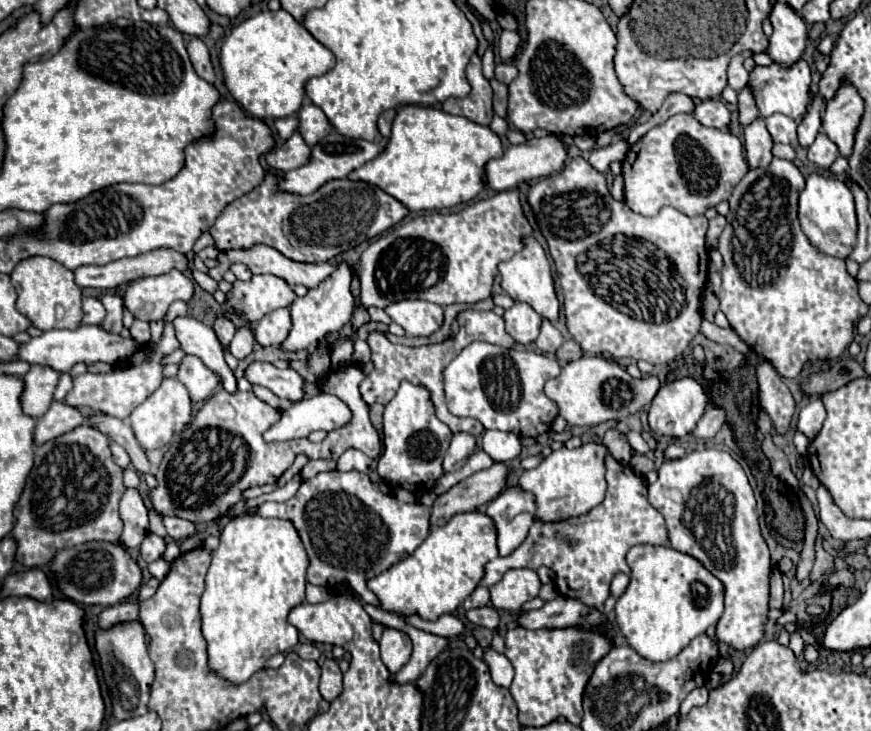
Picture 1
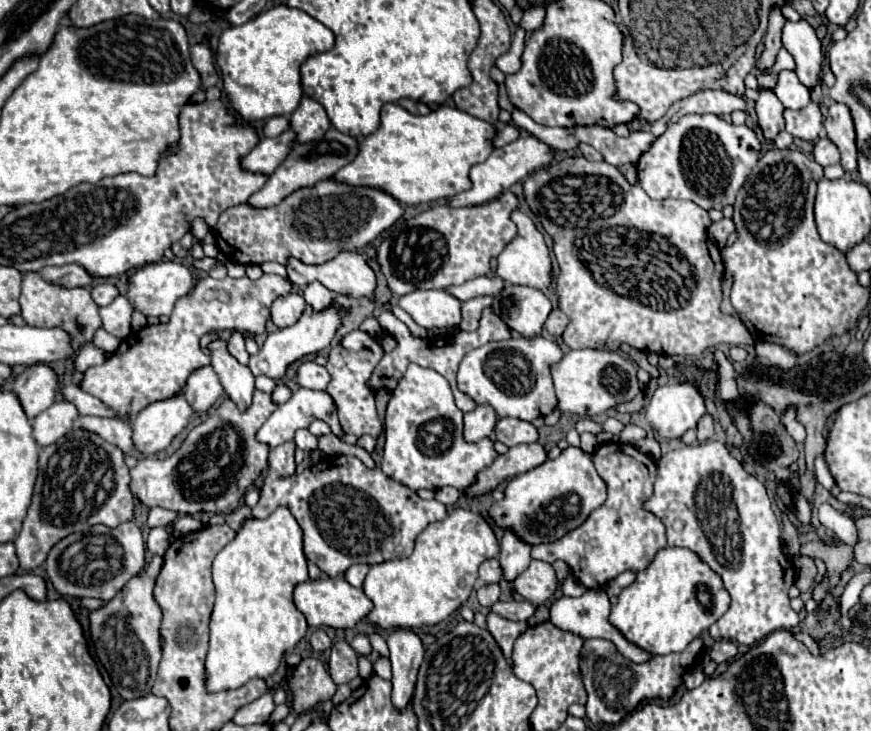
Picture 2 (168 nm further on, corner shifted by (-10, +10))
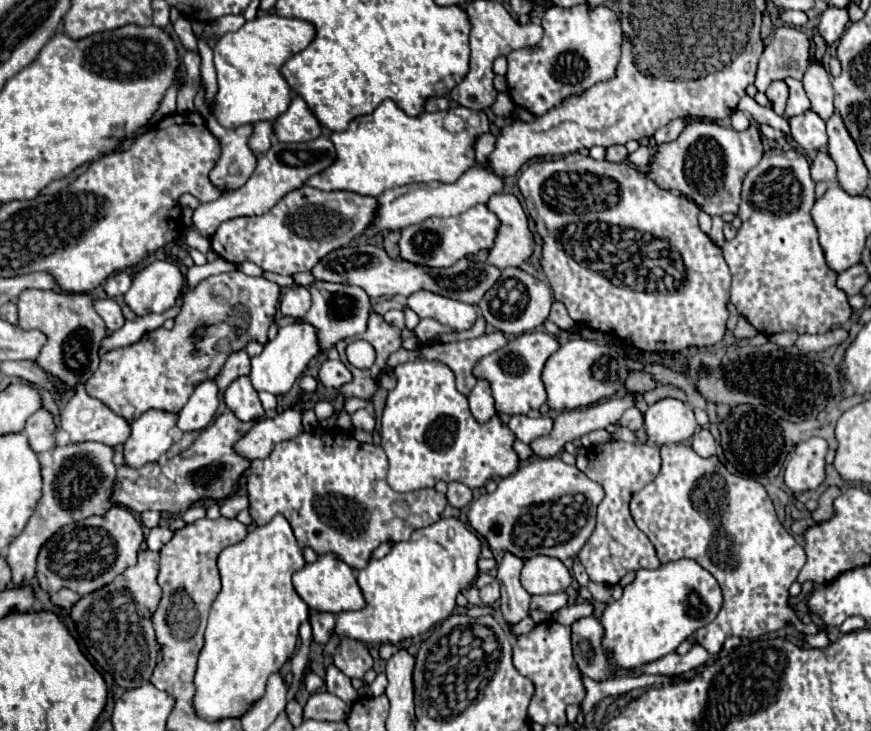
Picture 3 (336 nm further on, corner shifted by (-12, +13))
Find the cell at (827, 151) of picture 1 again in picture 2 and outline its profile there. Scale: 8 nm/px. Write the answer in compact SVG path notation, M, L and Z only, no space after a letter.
M822 137L814 145L814 159L822 167L828 167L828 165L834 165L834 163L840 163L840 151L828 137Z

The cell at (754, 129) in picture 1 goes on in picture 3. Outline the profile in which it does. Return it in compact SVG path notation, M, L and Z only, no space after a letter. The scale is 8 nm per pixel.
M774 80L768 90L766 90L766 96L770 98L772 106L774 106L774 112L776 114L784 114L784 106L786 106L786 100L788 100L788 86L784 80Z

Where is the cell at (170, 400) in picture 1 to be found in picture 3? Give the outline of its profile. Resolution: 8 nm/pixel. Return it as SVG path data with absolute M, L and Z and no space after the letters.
M148 410L132 422L132 434L124 442L124 464L140 468L148 462L158 462L172 446L168 430L176 424L176 414Z

